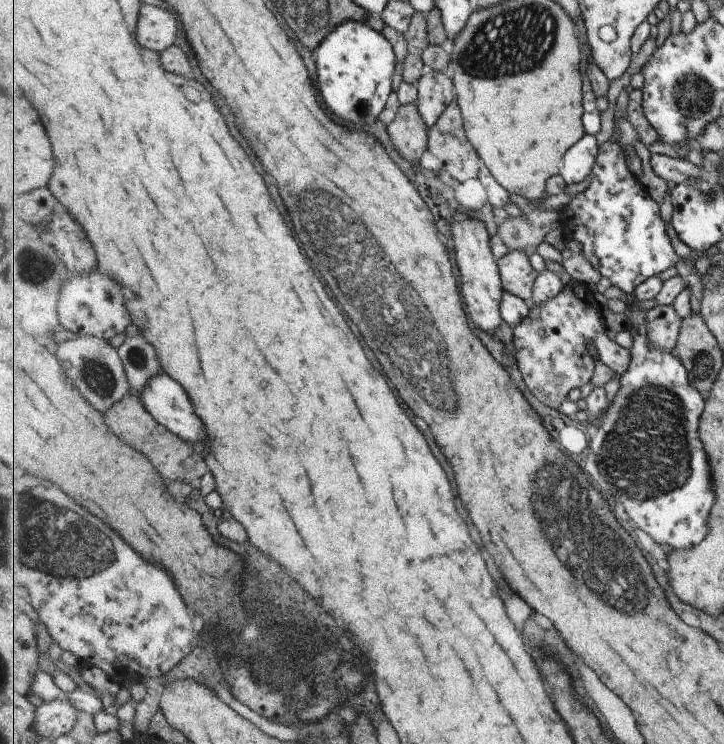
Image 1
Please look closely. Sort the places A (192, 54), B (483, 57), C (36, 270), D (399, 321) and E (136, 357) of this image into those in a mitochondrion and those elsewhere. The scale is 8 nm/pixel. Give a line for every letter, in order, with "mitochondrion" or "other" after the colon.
A: other
B: mitochondrion
C: mitochondrion
D: mitochondrion
E: mitochondrion

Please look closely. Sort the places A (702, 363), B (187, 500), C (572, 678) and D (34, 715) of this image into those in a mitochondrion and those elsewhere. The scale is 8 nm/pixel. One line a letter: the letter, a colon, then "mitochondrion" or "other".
A: mitochondrion
B: other
C: other
D: other

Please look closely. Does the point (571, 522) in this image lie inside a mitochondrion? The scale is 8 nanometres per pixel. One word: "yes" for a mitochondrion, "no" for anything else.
yes

